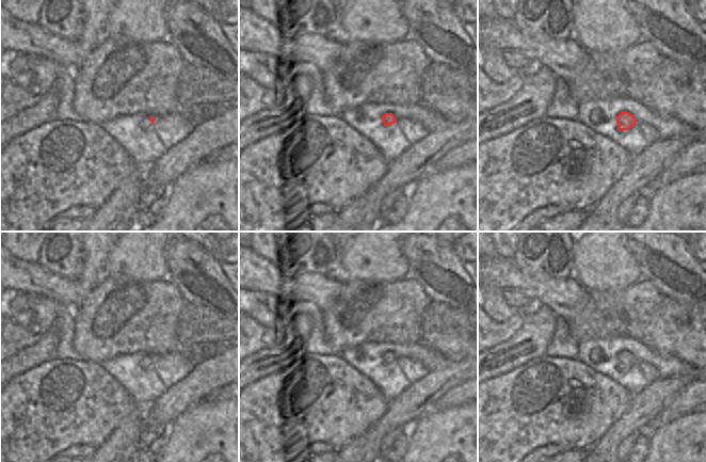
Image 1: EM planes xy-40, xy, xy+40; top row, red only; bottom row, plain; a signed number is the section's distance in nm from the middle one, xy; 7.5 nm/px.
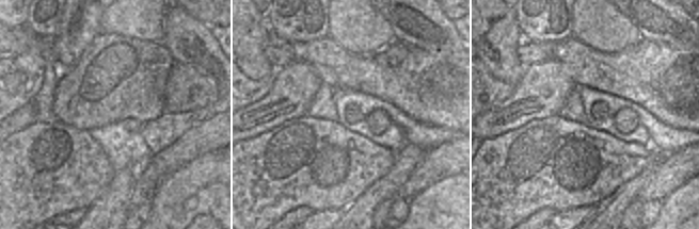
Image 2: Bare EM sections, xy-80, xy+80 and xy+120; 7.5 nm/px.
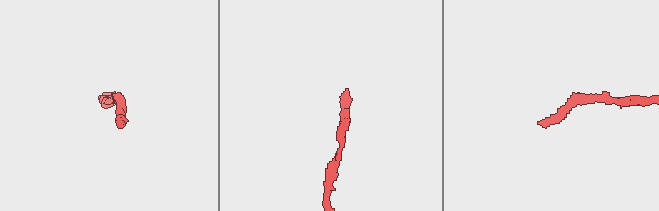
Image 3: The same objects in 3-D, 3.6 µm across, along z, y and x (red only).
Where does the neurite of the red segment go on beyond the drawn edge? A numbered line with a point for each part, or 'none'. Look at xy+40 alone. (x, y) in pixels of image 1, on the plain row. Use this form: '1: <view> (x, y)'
none

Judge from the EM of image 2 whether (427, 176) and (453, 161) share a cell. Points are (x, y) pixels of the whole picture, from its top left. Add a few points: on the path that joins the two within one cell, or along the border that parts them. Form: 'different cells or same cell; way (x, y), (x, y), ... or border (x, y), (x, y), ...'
same cell; way (433, 169), (441, 162), (446, 161)

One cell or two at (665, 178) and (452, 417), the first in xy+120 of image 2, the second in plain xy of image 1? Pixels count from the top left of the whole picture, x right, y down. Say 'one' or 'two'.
two

